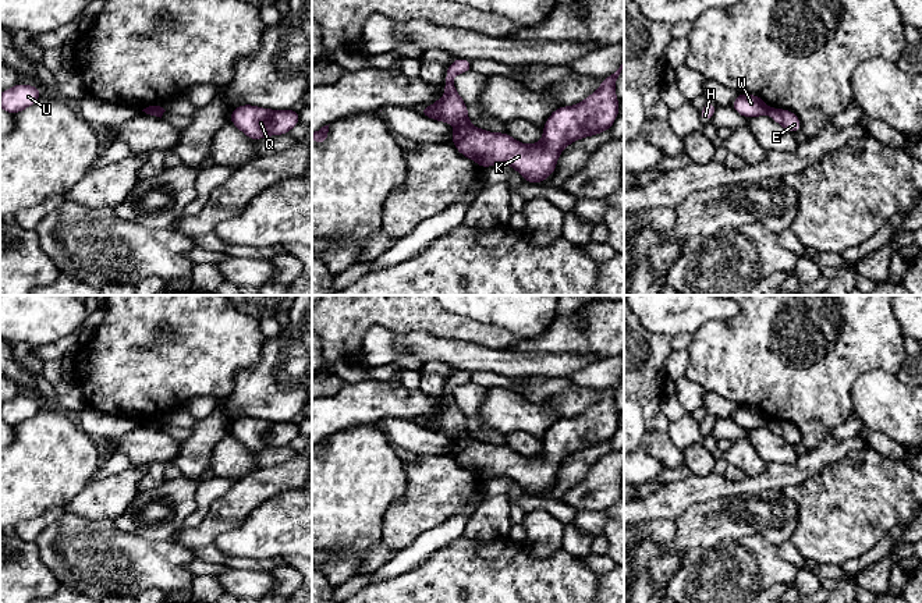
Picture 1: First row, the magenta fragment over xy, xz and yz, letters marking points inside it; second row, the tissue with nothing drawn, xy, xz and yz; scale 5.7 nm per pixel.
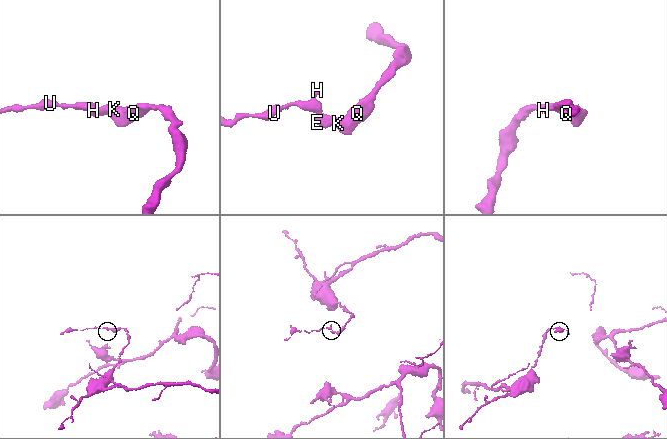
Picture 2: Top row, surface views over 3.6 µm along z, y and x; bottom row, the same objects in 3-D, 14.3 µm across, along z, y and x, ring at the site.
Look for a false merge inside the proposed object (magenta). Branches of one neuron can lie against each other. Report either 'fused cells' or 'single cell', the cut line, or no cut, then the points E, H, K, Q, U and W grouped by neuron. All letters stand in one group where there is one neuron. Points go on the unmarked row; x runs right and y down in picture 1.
fused cells; cut in xz along (470, 436), (460, 439); E K Q / H U W

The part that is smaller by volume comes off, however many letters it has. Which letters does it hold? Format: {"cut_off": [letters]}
{"cut_off": ["H", "U", "W"]}

